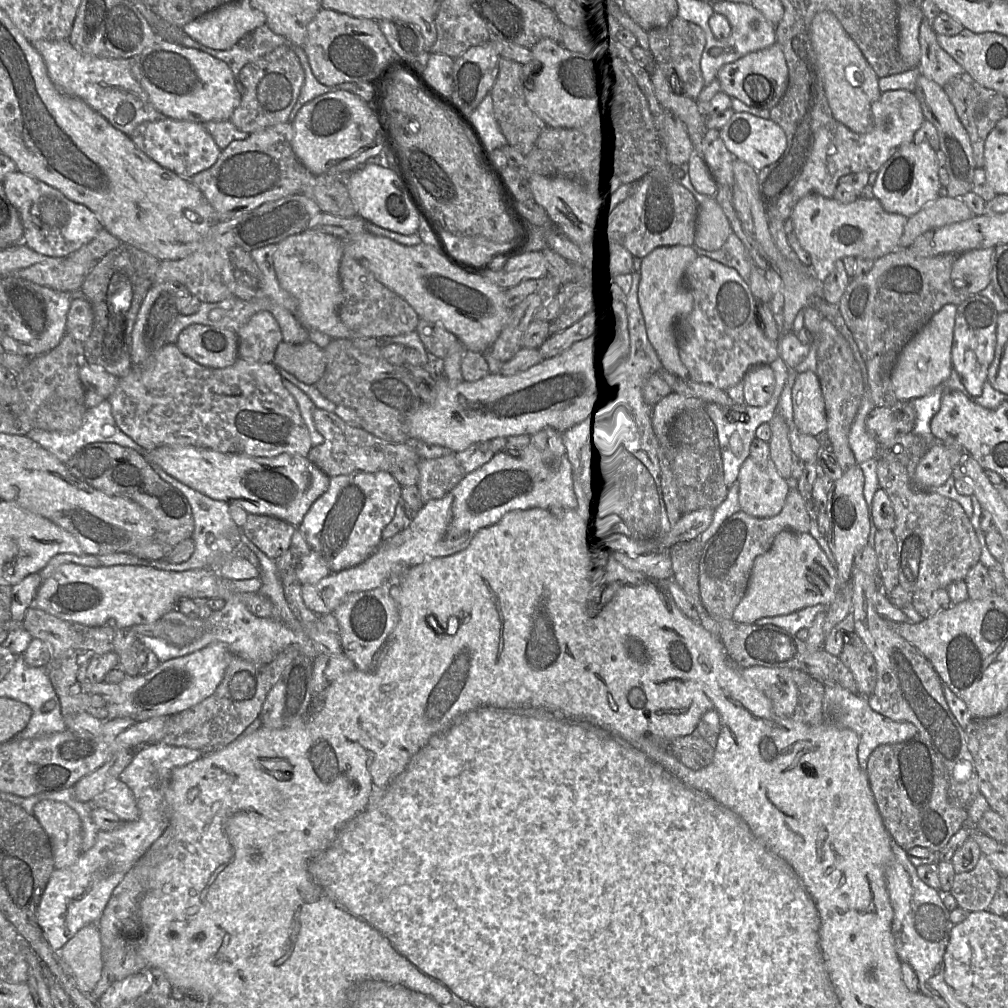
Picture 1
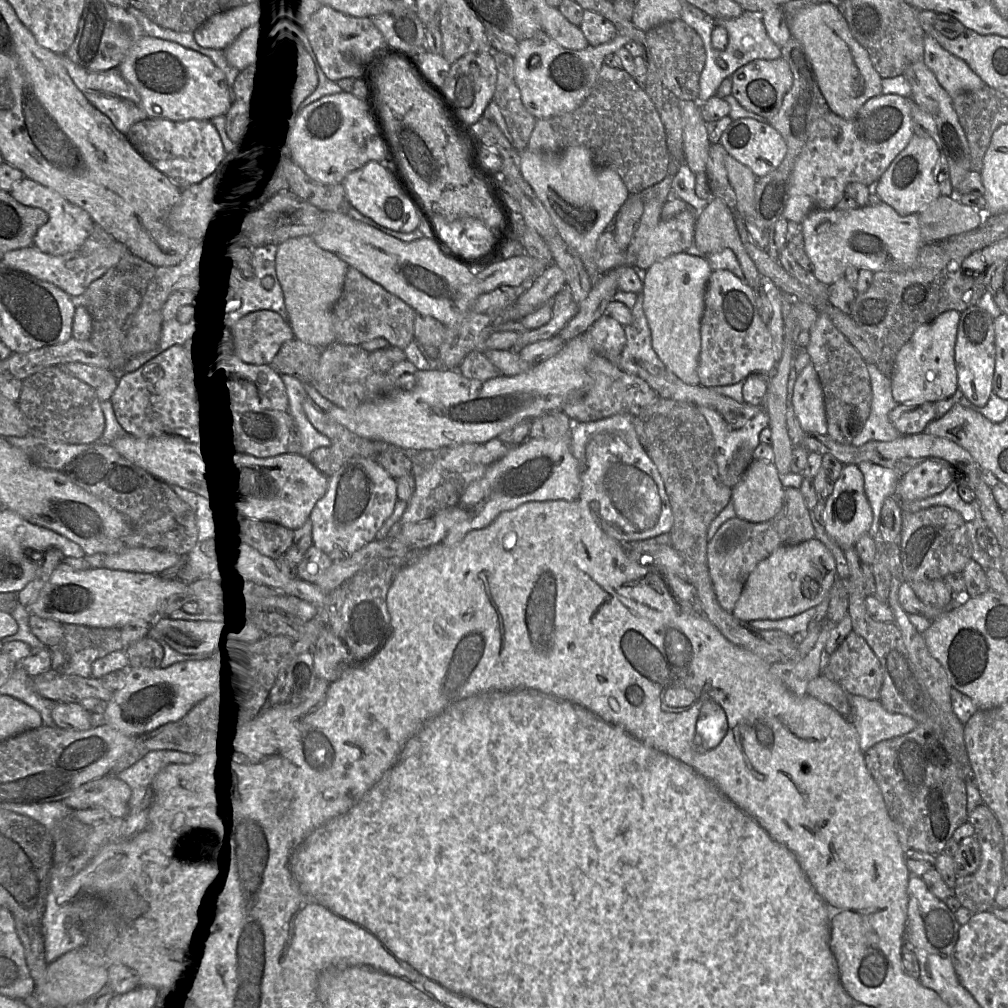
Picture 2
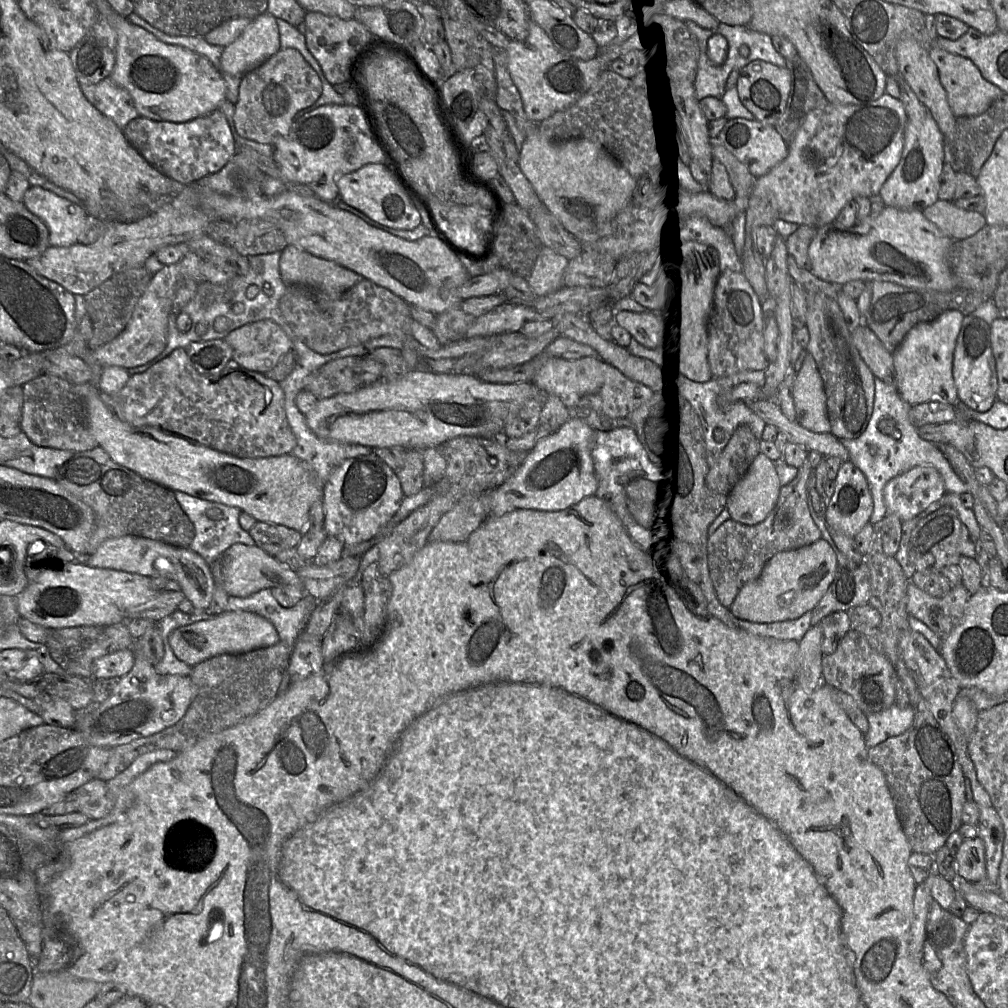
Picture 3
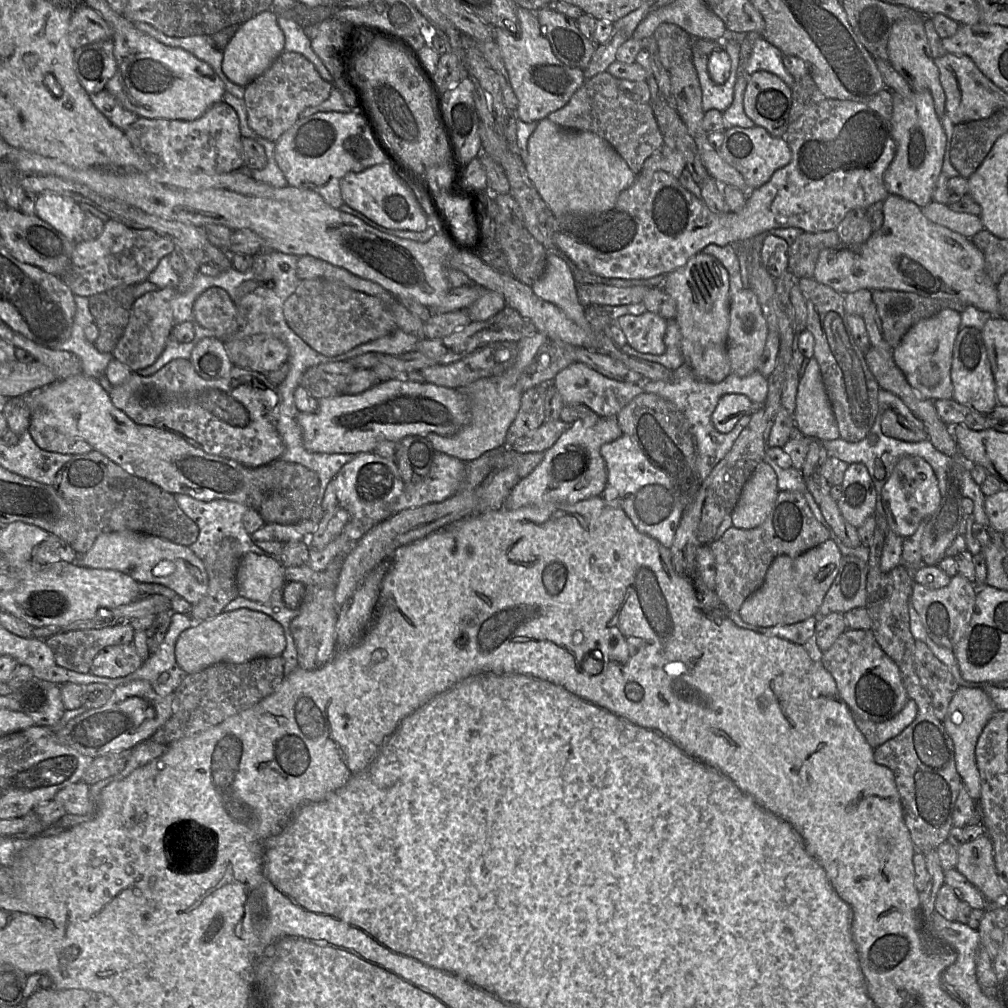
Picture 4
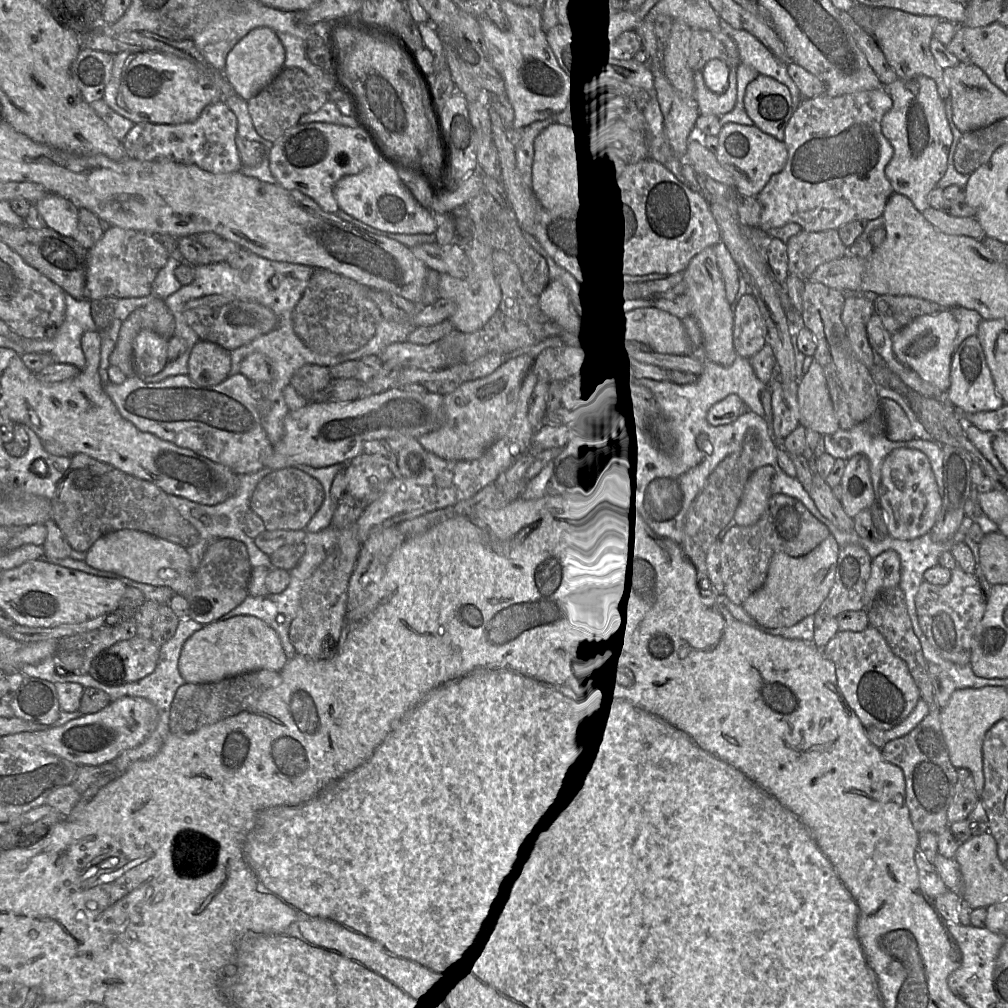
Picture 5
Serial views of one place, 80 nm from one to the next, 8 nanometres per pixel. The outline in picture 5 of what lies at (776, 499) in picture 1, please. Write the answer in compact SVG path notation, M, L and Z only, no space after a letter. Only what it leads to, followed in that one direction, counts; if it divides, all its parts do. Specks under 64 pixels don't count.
M762 466L756 469L749 477L738 507L733 516L736 526L750 526L755 524L764 513L771 494L771 484L774 477L774 469L771 466Z

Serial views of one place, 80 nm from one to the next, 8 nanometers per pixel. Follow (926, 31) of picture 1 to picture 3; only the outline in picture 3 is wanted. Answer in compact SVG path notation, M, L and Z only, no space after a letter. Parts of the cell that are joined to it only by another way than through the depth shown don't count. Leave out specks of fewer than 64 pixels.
M935 44L930 46L928 52L937 67L940 83L946 91L948 104L956 118L980 115L994 100L1005 94L1000 88L984 79L970 59L949 53Z

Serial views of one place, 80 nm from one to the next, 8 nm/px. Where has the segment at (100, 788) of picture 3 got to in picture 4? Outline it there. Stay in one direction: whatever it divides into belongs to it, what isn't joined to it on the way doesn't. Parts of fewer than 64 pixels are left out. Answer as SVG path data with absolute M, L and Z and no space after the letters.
M83 781L59 790L53 798L69 815L93 815L95 803L90 796L90 786Z

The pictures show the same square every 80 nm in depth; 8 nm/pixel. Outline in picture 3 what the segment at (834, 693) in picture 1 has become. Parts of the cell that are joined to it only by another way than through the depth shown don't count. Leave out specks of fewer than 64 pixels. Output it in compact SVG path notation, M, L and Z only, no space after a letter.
M894 704L883 711L866 715L869 729L864 734L864 739L868 749L888 738L904 733L914 720L914 710L910 705L898 706L898 704Z

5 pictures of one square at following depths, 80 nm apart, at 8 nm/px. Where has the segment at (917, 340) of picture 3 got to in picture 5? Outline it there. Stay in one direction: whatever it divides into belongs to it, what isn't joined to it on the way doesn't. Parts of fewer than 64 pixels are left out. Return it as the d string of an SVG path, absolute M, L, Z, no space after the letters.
M950 311L915 318L891 335L893 352L900 362L915 371L924 381L947 393L950 387L951 362L958 322Z

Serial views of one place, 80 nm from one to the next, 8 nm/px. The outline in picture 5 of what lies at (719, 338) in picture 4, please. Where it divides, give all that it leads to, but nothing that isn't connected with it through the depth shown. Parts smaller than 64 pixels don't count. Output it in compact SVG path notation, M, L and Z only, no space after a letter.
M707 247L697 254L683 272L687 285L686 295L691 302L692 318L699 324L703 334L701 354L722 367L734 364L737 352L733 346L732 306L726 299L725 285L718 268L714 247Z

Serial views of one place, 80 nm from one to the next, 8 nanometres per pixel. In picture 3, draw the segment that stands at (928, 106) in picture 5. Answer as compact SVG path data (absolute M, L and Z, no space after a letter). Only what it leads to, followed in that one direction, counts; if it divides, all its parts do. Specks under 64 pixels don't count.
M929 111L920 126L915 126L908 120L900 160L879 192L884 204L904 210L923 210L934 204L938 200L939 177L943 164L944 138Z

